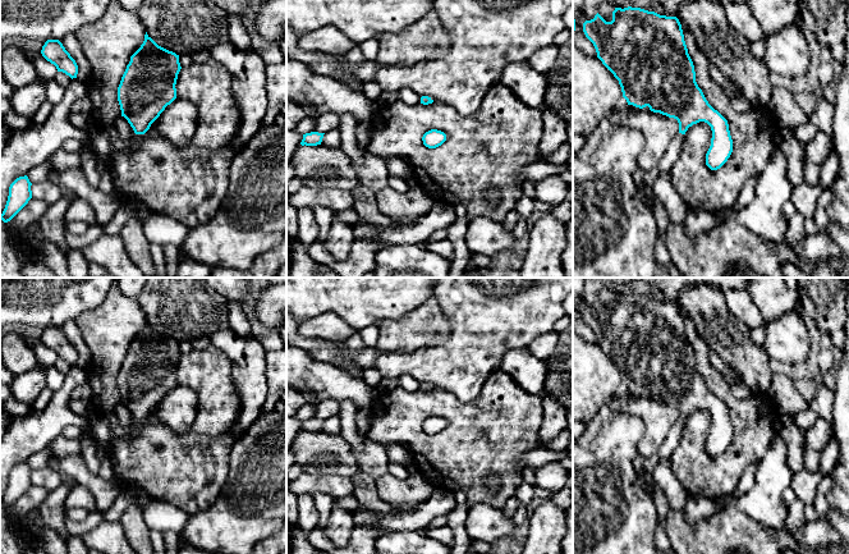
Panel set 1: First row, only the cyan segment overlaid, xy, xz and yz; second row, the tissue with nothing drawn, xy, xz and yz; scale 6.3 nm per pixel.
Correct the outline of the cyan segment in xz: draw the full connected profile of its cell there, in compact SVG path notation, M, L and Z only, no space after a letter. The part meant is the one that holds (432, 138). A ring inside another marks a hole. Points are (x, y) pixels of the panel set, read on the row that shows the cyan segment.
M437 129L426 132L422 137L423 145L428 148L436 148L446 141L446 134Z

